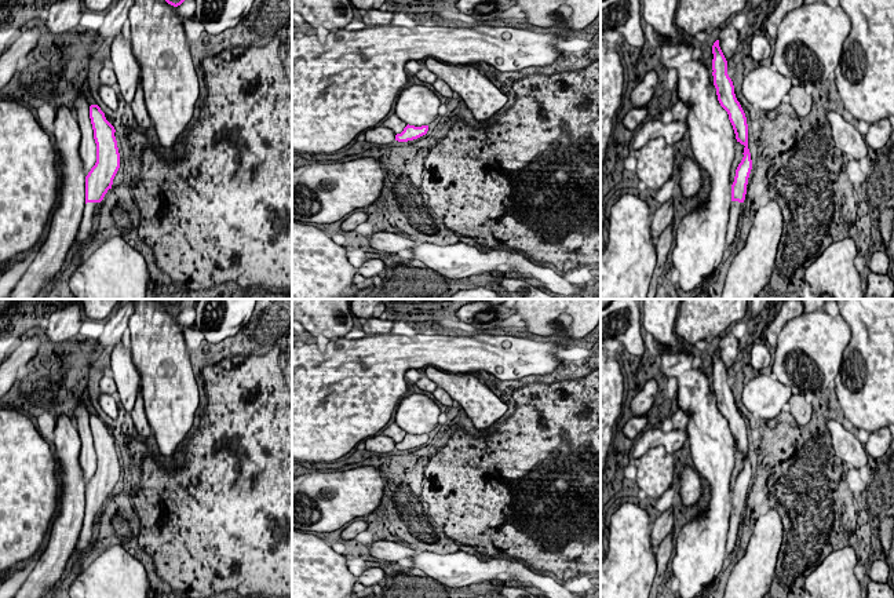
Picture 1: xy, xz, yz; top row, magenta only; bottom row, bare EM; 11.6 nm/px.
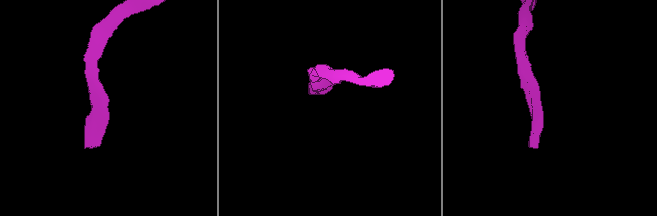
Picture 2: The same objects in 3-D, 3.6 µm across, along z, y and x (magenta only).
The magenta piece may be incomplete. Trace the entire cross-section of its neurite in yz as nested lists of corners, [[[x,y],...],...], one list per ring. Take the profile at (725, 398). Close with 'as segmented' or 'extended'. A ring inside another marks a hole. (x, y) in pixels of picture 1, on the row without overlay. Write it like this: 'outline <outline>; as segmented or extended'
outline [[[719,349],[714,351],[712,362],[712,384],[718,409],[729,423],[729,429],[733,434],[737,451],[745,455],[742,462],[744,466],[736,478],[734,491],[731,493],[731,510],[744,511],[748,486],[752,478],[752,468],[748,457],[747,426],[736,406],[733,390],[727,383],[727,369],[719,355]]]; as segmented

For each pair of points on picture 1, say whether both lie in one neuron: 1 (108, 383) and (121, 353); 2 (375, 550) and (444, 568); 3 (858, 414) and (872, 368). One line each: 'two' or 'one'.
1: two
2: two
3: one

